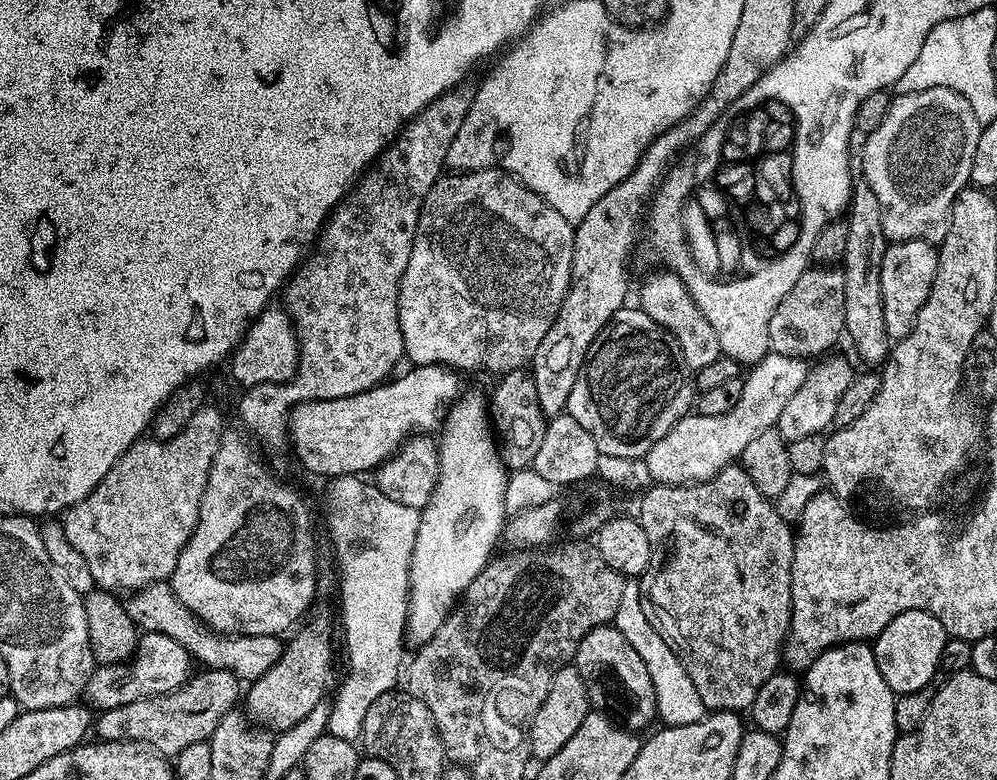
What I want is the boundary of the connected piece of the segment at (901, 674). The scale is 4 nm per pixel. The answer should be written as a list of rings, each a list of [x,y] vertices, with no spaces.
[[[906,610],[898,614],[898,618],[871,641],[872,653],[878,662],[878,670],[882,670],[882,678],[886,678],[886,686],[900,698],[922,691],[938,676],[942,650],[949,638],[948,631],[934,614],[922,610]]]

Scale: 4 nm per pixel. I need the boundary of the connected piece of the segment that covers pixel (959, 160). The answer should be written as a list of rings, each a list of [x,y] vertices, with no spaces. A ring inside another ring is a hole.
[[[931,88],[893,99],[886,118],[882,118],[882,126],[863,137],[864,149],[860,152],[863,183],[874,190],[878,206],[882,206],[885,241],[927,240],[936,246],[946,238],[952,203],[963,188],[969,187],[972,178],[974,150],[978,150],[981,127],[970,102],[949,88]]]

